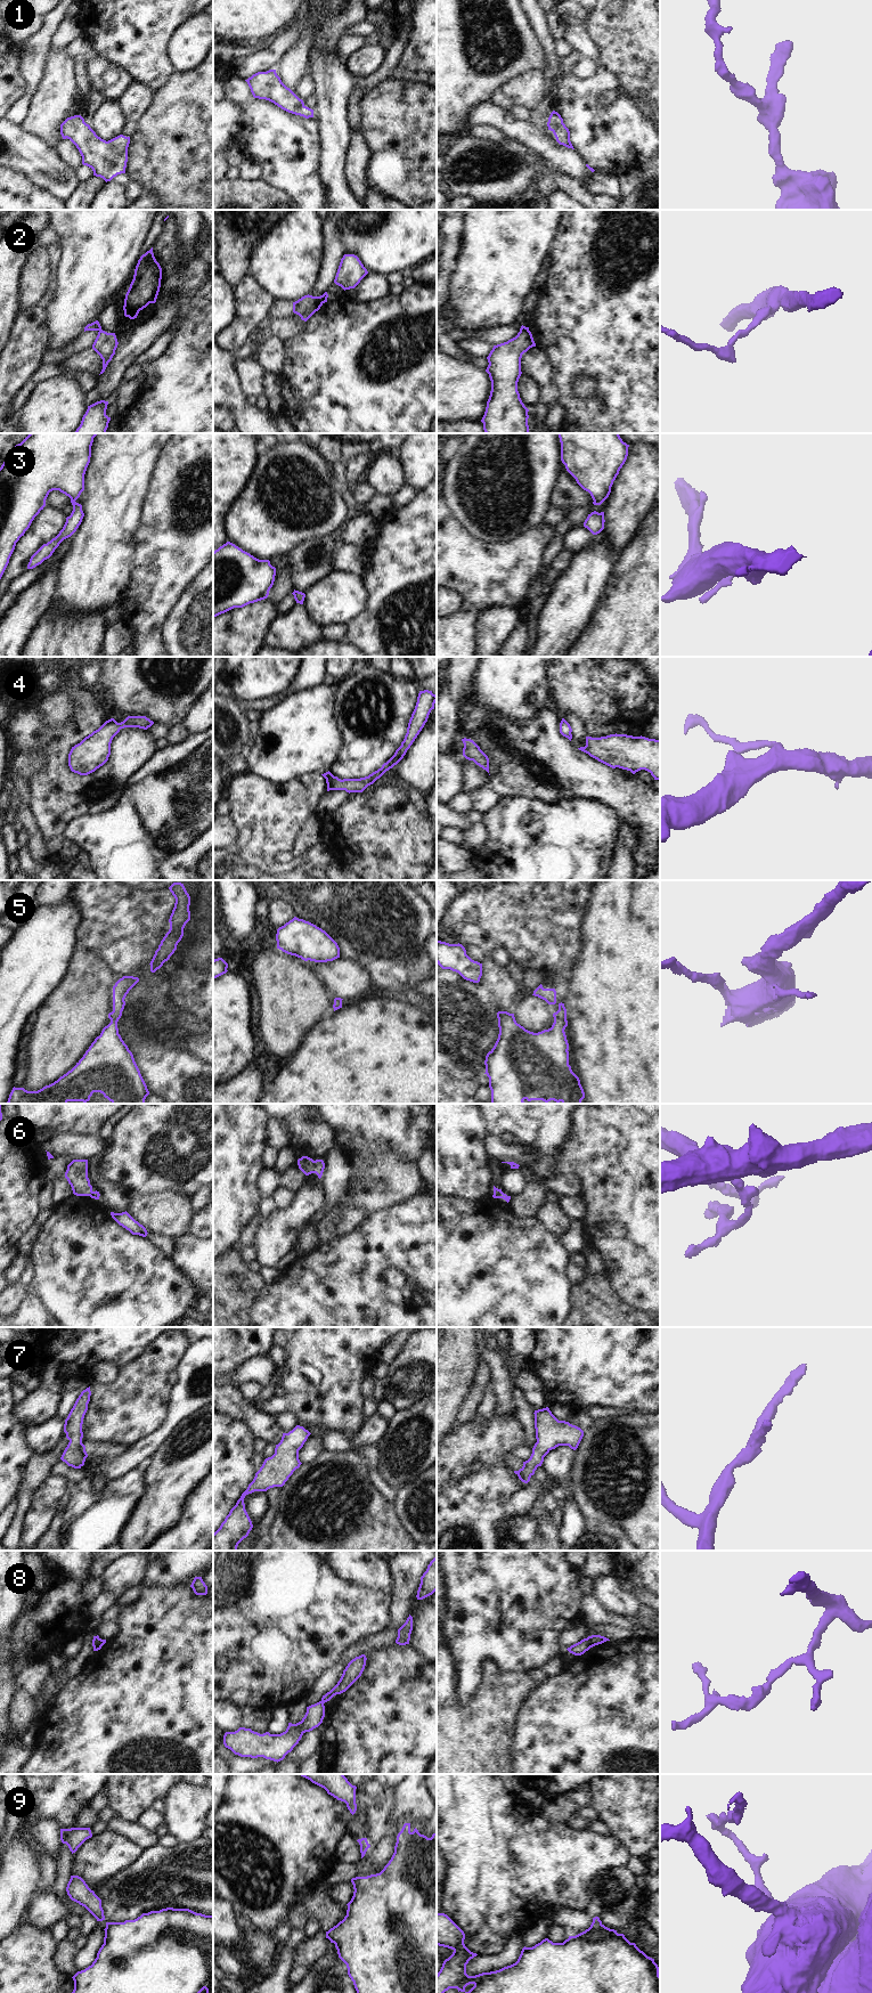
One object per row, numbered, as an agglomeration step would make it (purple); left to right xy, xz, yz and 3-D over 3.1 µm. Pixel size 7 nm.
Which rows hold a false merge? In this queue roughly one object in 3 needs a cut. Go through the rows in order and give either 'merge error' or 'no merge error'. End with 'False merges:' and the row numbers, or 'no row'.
1: no merge error
2: merge error
3: no merge error
4: no merge error
5: no merge error
6: no merge error
7: no merge error
8: merge error
9: no merge error
False merges: 2, 8

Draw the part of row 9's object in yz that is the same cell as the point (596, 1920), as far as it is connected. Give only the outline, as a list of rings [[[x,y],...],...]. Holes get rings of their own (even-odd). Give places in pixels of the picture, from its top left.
[[[437,1913],[437,1945],[454,1951],[437,1974],[437,1993],[445,1993],[449,1988],[465,1993],[660,1993],[660,1968],[654,1959],[647,1957],[635,1943],[630,1943],[624,1934],[605,1927],[598,1917],[593,1918],[588,1929],[569,1936],[563,1943],[545,1938],[532,1947],[524,1946],[515,1963],[475,1976],[466,1974],[466,1964],[478,1954],[465,1946],[464,1939],[464,1931],[447,1914]]]

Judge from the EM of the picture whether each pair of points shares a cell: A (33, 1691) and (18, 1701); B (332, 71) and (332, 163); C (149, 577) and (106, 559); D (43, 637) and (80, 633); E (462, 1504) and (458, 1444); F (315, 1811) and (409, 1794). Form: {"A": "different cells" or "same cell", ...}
{"A": "different cells", "B": "same cell", "C": "different cells", "D": "same cell", "E": "different cells", "F": "different cells"}

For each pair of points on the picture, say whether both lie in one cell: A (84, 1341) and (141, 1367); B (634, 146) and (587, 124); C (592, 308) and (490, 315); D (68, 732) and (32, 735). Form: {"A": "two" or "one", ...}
{"A": "two", "B": "one", "C": "two", "D": "one"}

